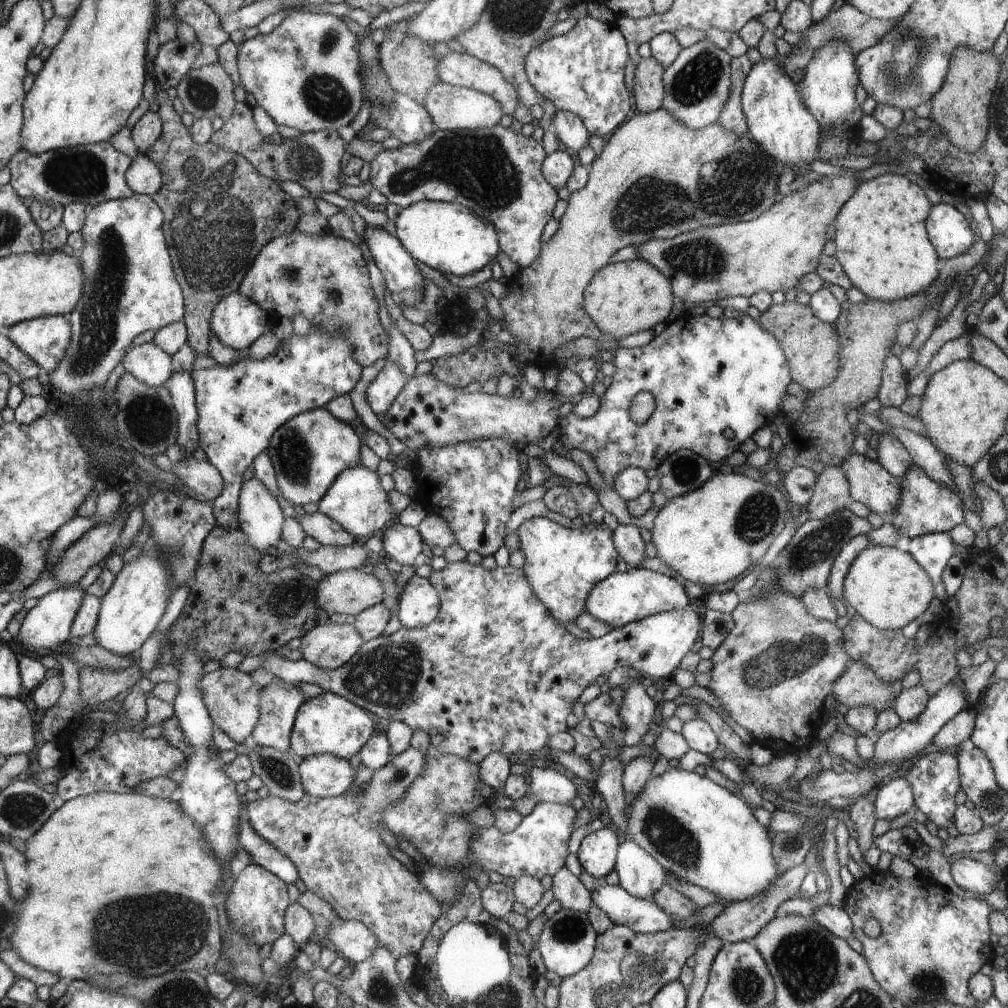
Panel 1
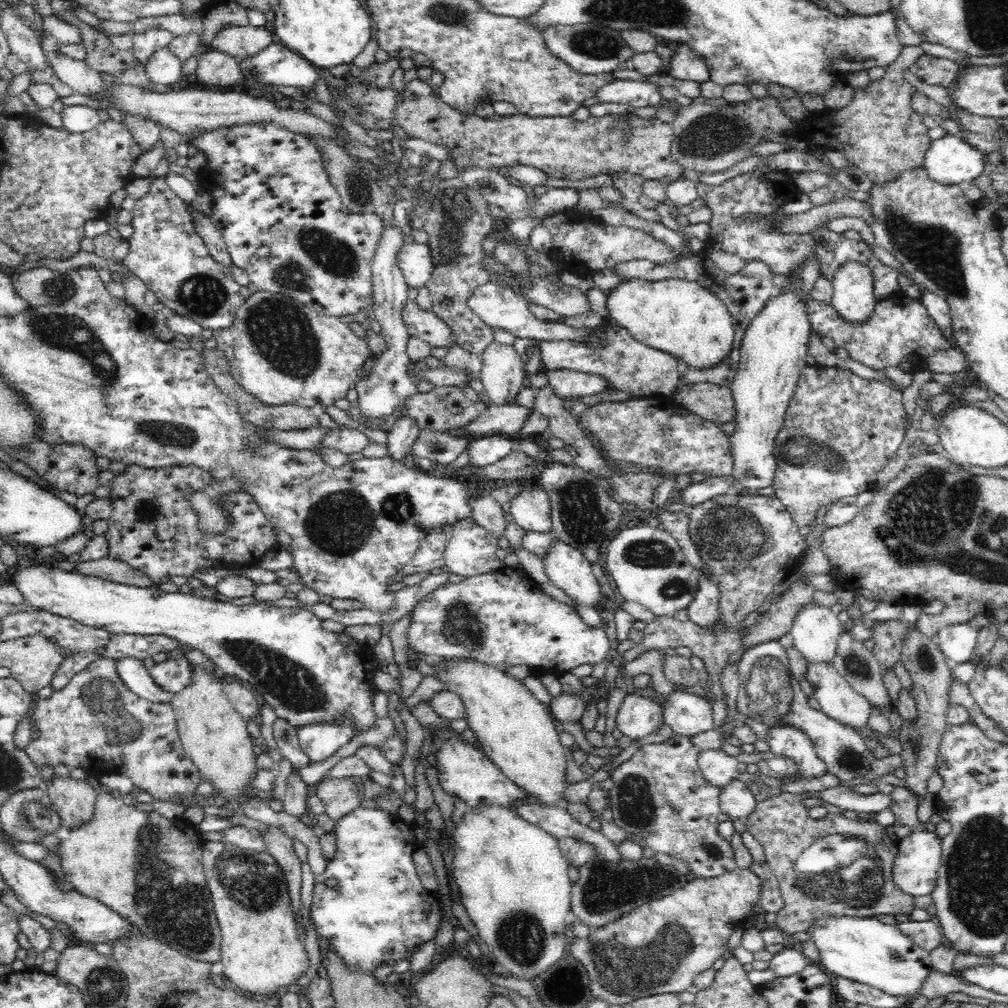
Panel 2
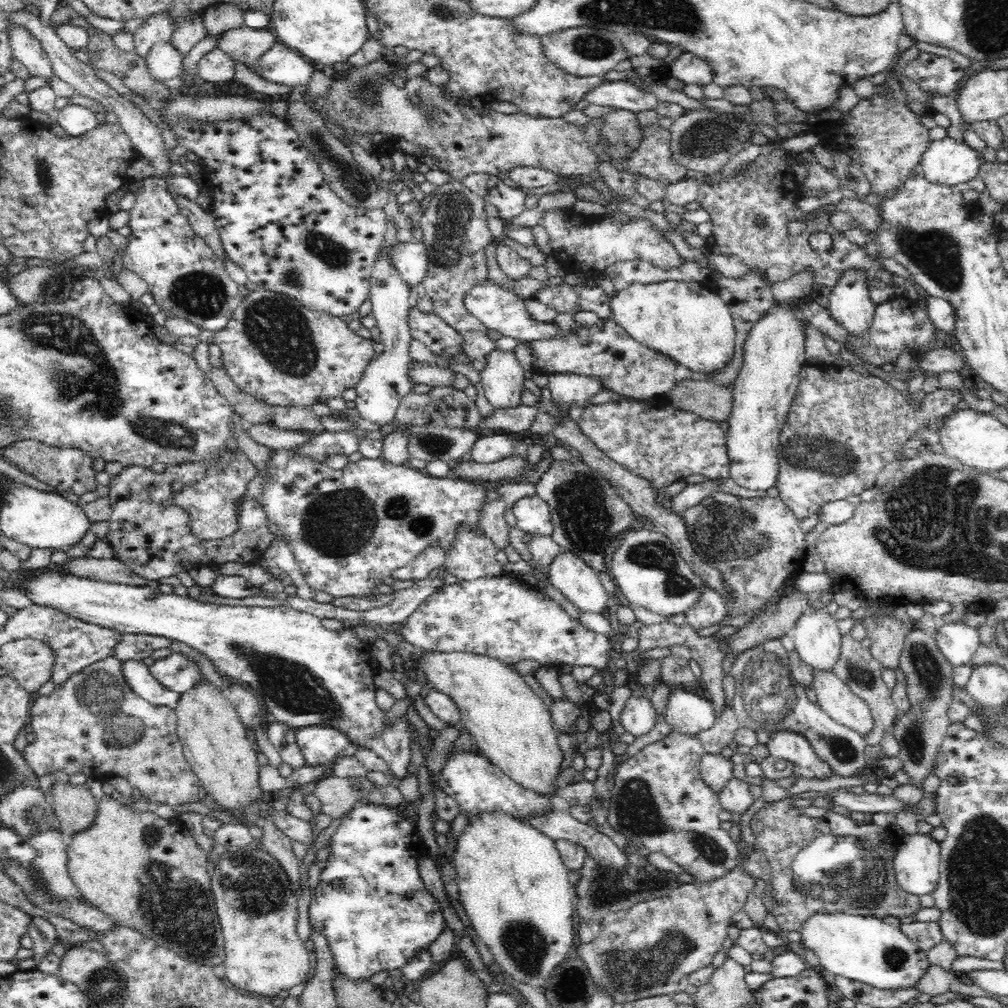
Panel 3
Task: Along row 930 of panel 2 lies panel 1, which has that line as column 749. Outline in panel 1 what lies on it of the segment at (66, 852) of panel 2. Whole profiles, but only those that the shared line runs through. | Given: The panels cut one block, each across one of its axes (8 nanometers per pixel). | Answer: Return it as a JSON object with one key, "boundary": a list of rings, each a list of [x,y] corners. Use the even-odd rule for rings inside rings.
{"boundary":[[[662,108],[649,113],[638,112],[626,120],[591,164],[584,188],[569,196],[559,229],[547,243],[542,242],[538,260],[518,270],[520,290],[512,290],[500,301],[506,317],[506,330],[520,339],[520,344],[515,346],[519,355],[512,356],[514,363],[518,368],[523,368],[526,363],[537,364],[538,356],[552,354],[568,341],[580,337],[598,340],[603,336],[585,311],[585,291],[594,275],[610,263],[615,252],[624,247],[639,246],[652,238],[674,238],[700,226],[757,219],[773,206],[782,172],[783,164],[778,164],[748,136],[737,137],[717,122],[692,130]]]}

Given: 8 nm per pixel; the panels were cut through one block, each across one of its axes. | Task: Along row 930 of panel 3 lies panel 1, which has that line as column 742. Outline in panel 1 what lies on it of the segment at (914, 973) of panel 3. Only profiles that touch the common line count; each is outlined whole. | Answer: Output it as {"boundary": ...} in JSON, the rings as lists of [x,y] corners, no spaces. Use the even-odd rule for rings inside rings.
{"boundary":[[[672,765],[670,770],[664,772],[661,776],[650,778],[649,782],[645,784],[643,791],[639,793],[638,798],[635,798],[631,803],[627,801],[627,805],[630,805],[630,814],[627,814],[629,834],[626,836],[630,836],[630,838],[641,845],[646,852],[649,852],[650,856],[655,857],[658,864],[661,864],[662,868],[665,869],[667,873],[672,873],[690,884],[710,891],[712,894],[715,894],[722,903],[742,903],[754,899],[759,895],[766,895],[769,889],[784,874],[784,872],[781,871],[778,860],[774,858],[773,841],[770,839],[769,829],[758,822],[750,806],[746,804],[744,799],[741,799],[738,795],[731,794],[726,788],[714,783],[704,775],[700,776],[698,773],[692,771],[677,770],[676,765]]]}

